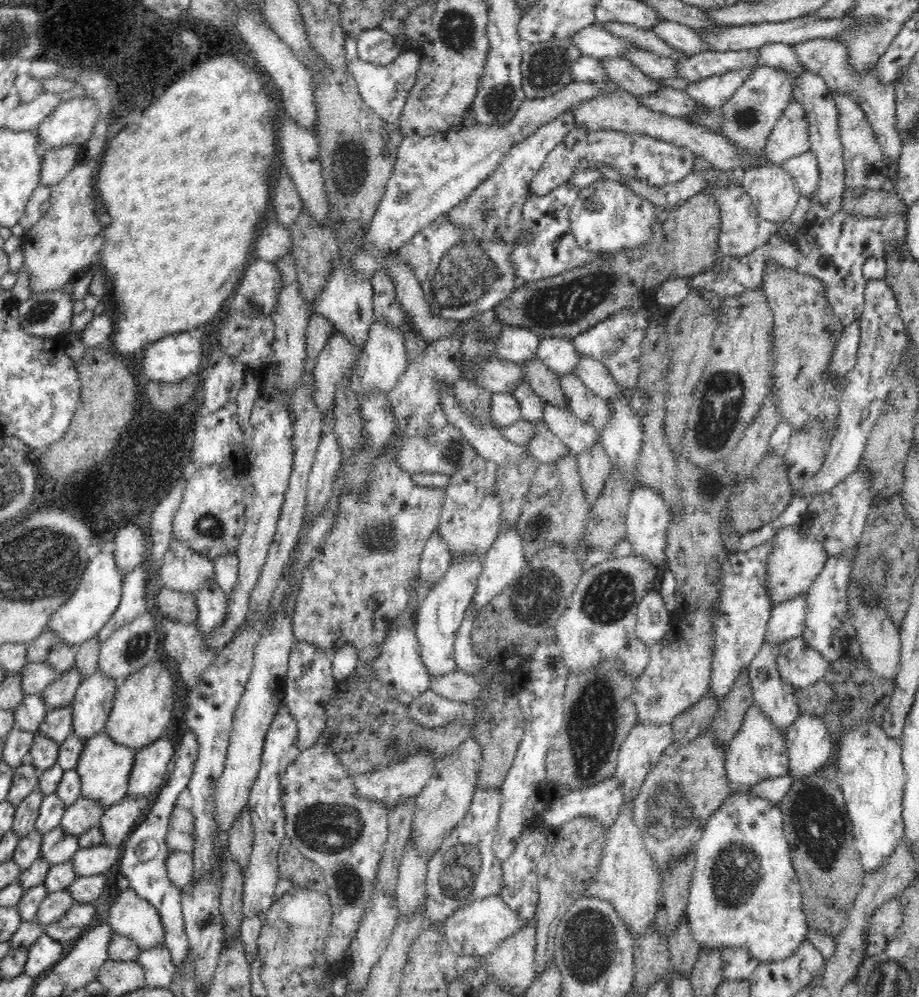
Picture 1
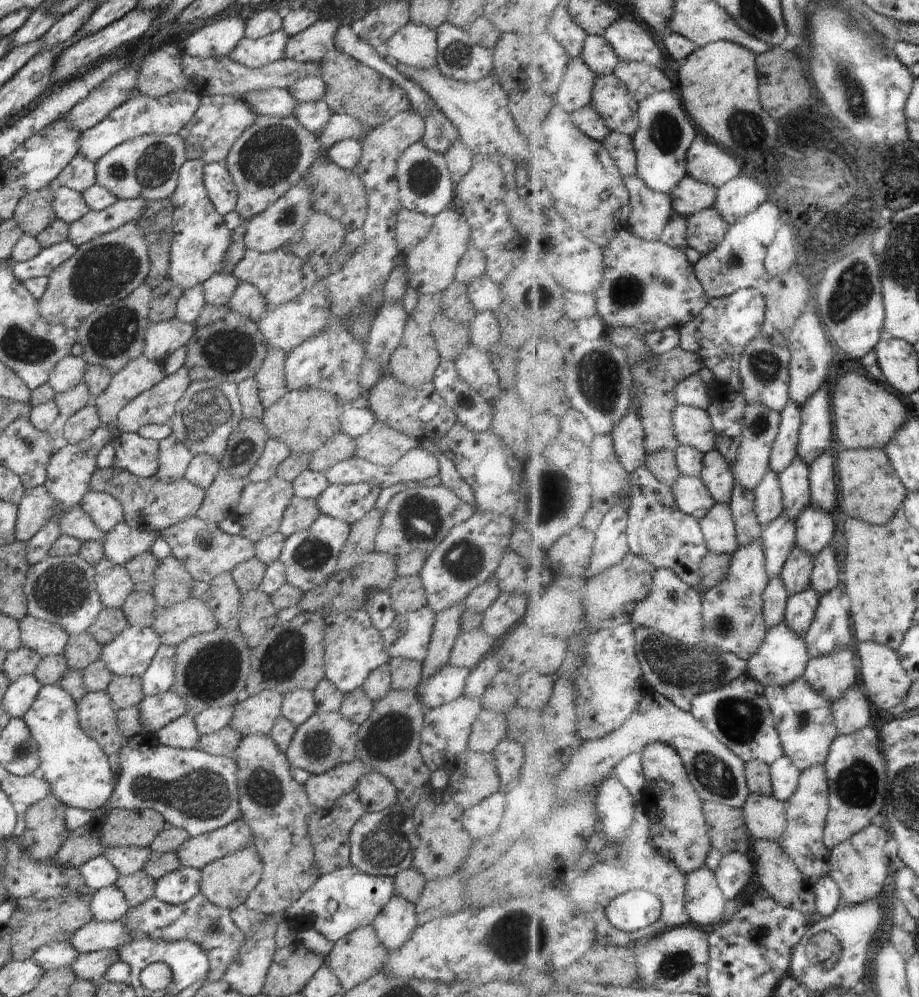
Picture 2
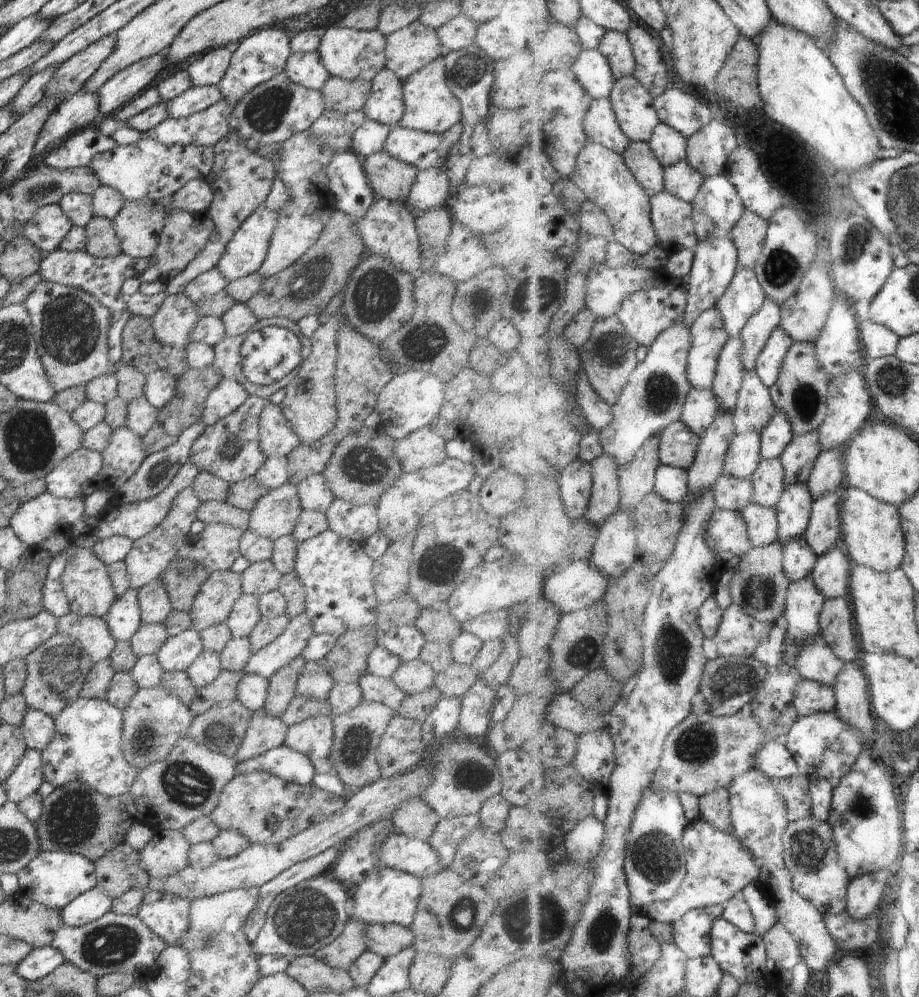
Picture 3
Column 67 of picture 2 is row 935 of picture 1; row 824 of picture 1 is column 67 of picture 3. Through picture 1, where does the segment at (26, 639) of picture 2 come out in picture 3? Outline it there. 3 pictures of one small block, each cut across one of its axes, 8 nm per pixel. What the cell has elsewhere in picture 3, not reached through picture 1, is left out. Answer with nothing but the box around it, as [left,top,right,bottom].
[57,612,117,663]

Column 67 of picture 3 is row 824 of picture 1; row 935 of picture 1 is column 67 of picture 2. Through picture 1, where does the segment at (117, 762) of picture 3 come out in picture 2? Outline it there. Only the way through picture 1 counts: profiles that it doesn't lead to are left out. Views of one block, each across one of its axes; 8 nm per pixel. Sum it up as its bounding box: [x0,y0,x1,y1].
[22,684,116,812]

